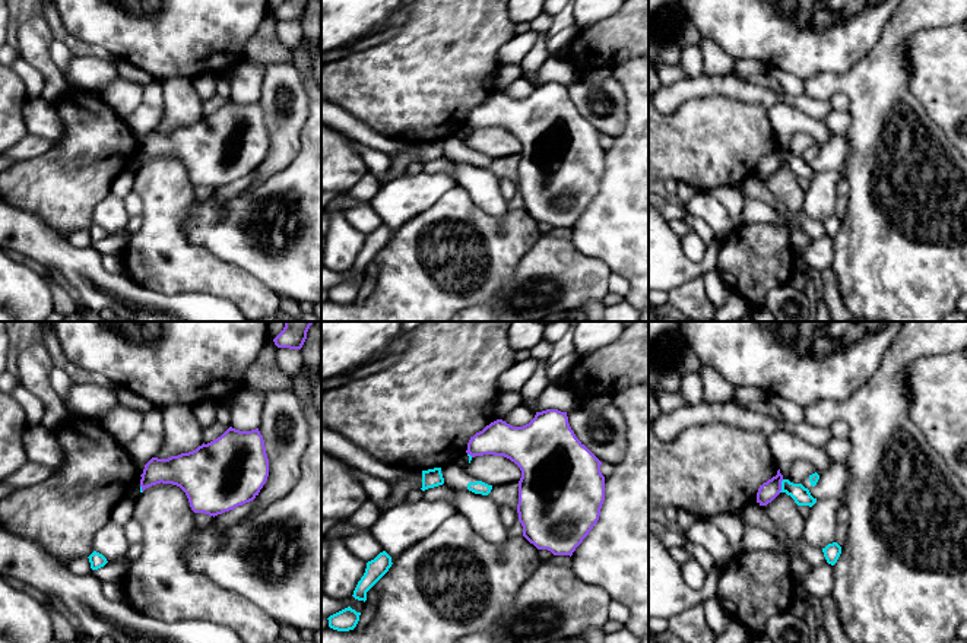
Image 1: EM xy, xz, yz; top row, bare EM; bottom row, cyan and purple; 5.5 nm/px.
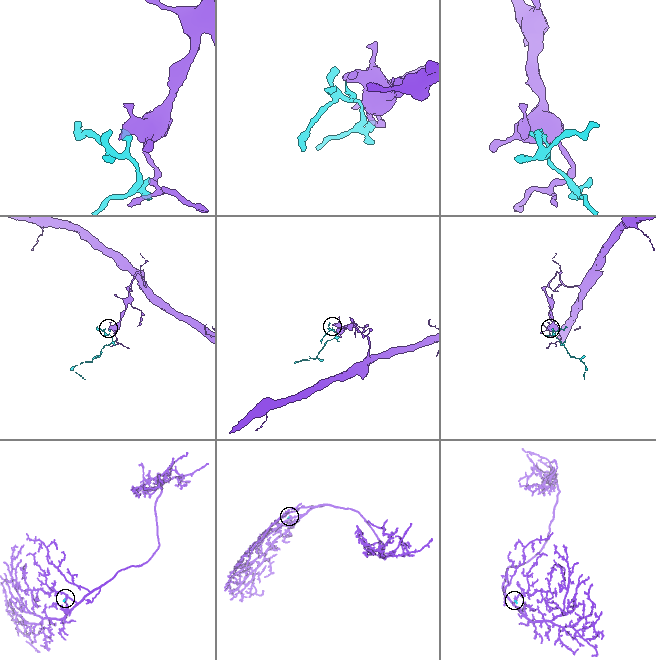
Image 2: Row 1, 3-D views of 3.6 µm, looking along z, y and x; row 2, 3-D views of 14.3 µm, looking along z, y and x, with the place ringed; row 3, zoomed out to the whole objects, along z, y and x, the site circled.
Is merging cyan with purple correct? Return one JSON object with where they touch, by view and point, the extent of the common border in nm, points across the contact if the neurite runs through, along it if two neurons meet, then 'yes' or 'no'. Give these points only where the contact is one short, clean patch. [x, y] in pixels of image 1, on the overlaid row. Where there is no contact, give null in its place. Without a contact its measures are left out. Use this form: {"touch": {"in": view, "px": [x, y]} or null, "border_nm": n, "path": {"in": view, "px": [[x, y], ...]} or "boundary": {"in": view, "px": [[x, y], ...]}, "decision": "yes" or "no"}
{"touch": {"in": "yz", "px": [782, 485]}, "border_nm": 80, "boundary": {"in": "yz", "px": [[783, 480], [779, 491]]}, "decision": "no"}

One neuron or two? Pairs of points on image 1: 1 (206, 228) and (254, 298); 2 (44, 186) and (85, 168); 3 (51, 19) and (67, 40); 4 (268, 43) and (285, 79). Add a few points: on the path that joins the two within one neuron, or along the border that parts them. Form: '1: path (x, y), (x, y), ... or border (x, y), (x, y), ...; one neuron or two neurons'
1: border (200, 247), (262, 279); two neurons
2: path (54, 186), (63, 186), (75, 174); one neuron
3: path (56, 24), (63, 35); one neuron
4: border (292, 59), (284, 63), (272, 63), (266, 67); two neurons

